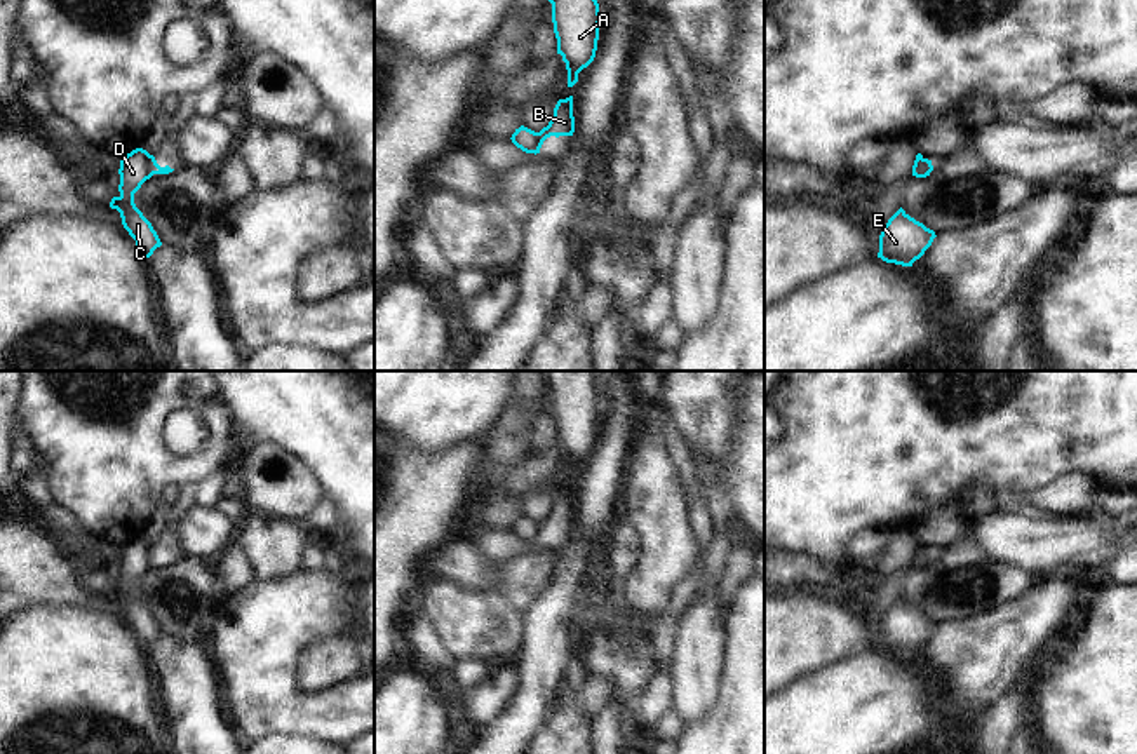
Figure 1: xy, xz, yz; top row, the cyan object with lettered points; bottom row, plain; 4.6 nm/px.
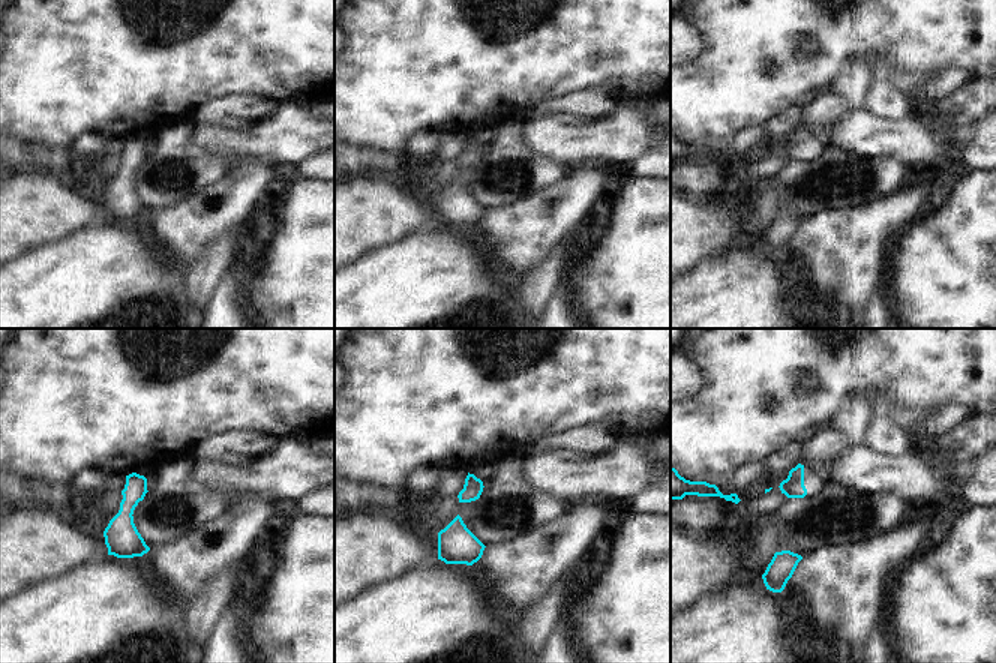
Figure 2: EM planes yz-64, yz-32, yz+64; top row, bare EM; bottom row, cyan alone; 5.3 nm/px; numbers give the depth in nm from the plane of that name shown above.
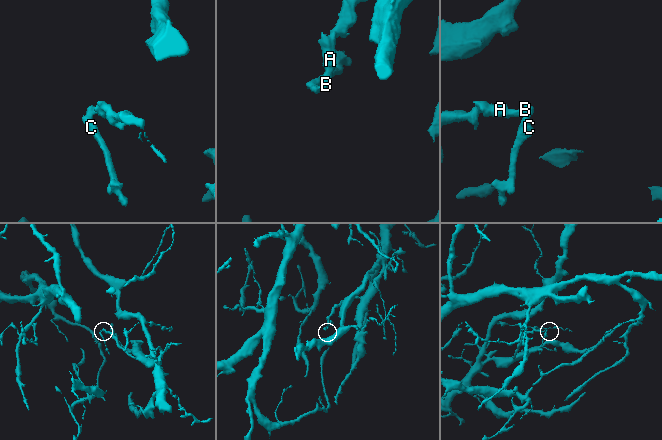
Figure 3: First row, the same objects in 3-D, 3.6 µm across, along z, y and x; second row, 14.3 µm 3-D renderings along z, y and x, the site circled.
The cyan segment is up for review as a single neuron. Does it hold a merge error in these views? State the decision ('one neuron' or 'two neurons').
two neurons

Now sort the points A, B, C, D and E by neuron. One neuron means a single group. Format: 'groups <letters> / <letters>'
groups A B / C D E

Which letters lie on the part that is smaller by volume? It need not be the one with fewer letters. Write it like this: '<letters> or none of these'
C, D, E

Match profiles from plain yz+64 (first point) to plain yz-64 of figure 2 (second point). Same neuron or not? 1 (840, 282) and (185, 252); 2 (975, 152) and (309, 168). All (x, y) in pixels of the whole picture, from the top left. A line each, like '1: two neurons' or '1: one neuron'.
1: one neuron
2: one neuron

